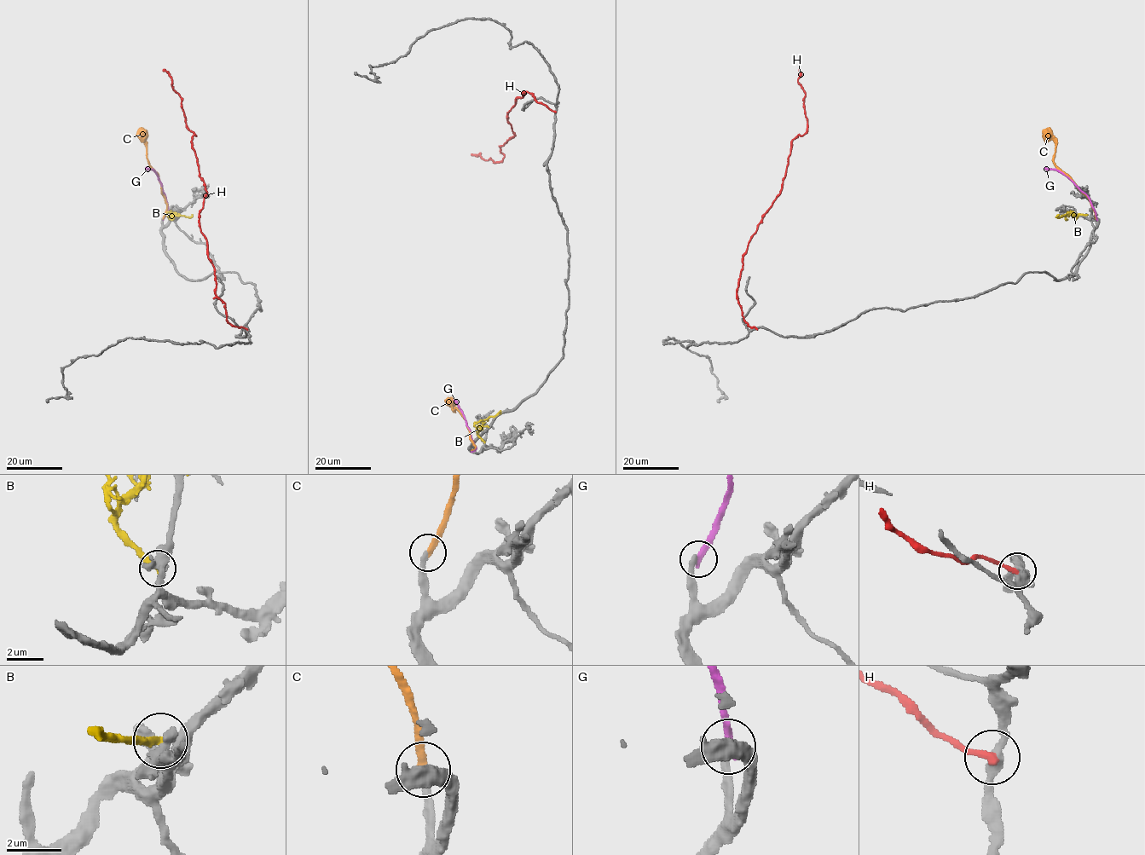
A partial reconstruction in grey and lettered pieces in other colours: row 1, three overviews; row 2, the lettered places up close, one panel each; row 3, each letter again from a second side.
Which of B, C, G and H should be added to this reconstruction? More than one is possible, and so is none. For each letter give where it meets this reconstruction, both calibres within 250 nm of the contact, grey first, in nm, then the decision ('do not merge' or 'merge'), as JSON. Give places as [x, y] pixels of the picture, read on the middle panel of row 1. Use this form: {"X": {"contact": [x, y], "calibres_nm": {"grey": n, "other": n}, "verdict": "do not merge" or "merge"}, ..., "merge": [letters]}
{"B": {"contact": [483, 441], "calibres_nm": {"grey": 480, "other": 340}, "verdict": "do not merge"}, "C": {"contact": [471, 450], "calibres_nm": {"grey": 280, "other": 280}, "verdict": "merge"}, "G": {"contact": [471, 451], "calibres_nm": {"grey": 300, "other": 320}, "verdict": "do not merge"}, "H": {"contact": [555, 112], "calibres_nm": {"grey": 320, "other": 280}, "verdict": "do not merge"}, "merge": ["C"]}

